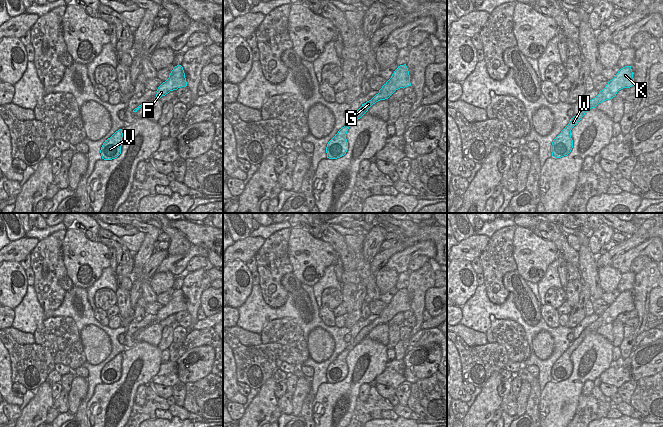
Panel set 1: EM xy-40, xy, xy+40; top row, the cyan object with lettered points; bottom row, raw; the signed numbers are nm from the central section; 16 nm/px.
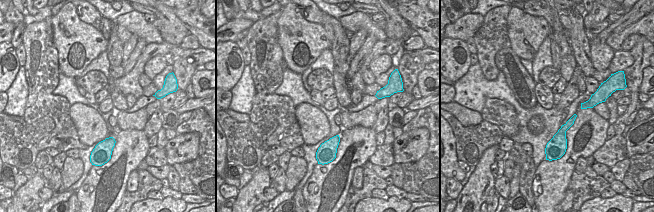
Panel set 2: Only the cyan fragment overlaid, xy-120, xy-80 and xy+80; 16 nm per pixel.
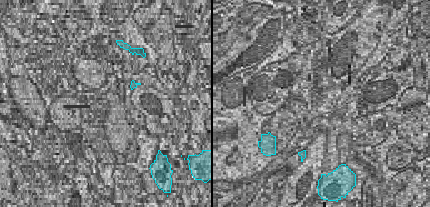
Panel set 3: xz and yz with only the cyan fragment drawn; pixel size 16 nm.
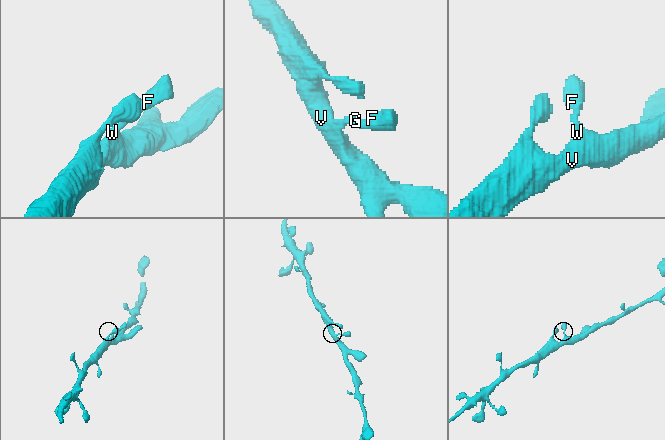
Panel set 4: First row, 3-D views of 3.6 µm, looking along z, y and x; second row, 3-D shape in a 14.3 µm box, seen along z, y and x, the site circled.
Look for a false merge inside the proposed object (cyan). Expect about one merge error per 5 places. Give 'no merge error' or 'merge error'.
no merge error

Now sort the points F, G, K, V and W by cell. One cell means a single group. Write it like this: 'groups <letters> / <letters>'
groups F G K V W

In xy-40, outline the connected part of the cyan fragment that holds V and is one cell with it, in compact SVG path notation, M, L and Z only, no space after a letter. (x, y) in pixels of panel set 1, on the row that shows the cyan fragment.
M119 129L110 138L105 140L100 150L102 159L112 160L121 154L122 137L122 129Z

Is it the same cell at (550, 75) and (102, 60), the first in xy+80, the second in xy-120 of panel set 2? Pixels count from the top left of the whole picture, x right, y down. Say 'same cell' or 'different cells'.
different cells

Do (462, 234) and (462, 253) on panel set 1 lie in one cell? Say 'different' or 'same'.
different

